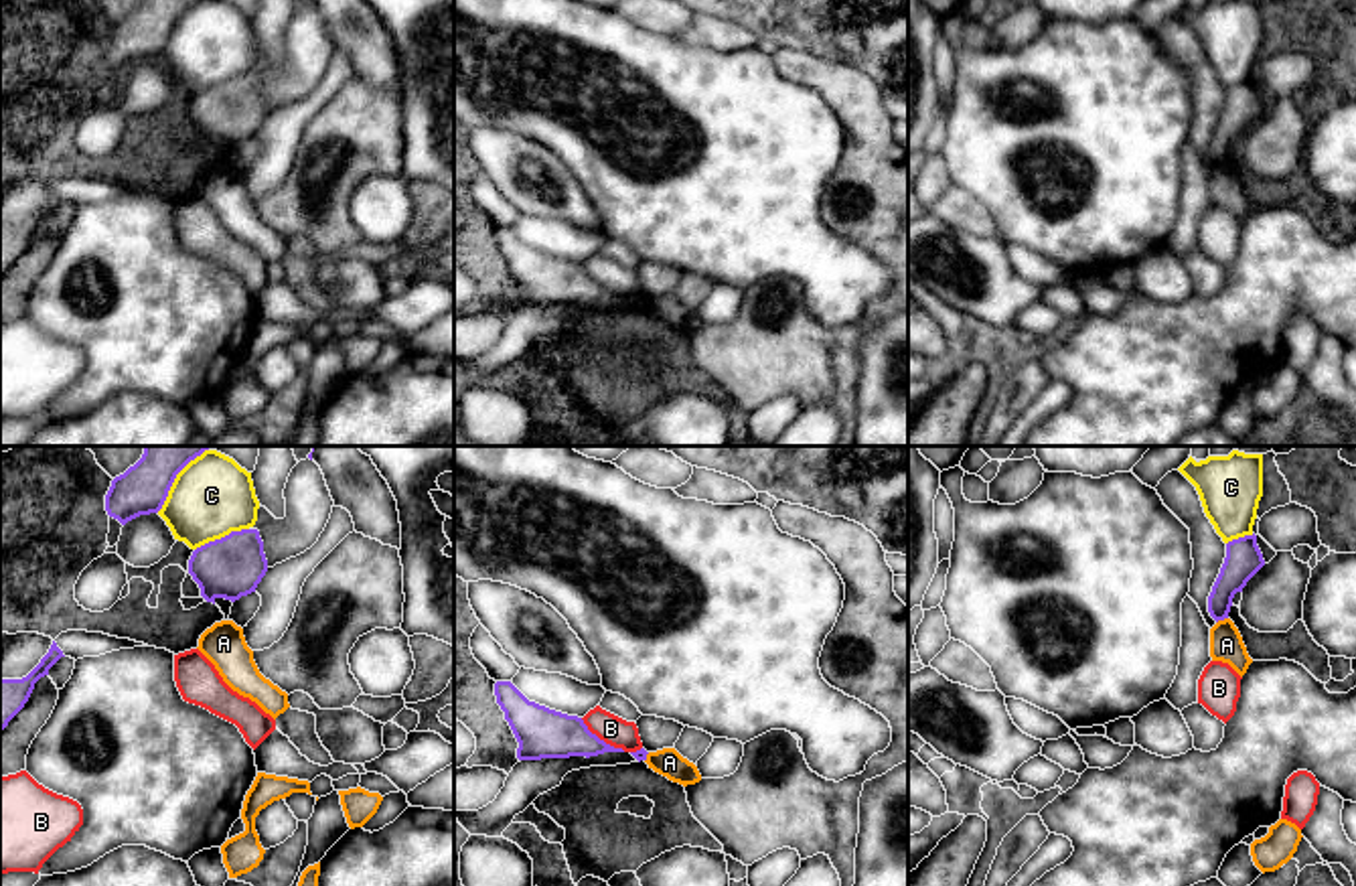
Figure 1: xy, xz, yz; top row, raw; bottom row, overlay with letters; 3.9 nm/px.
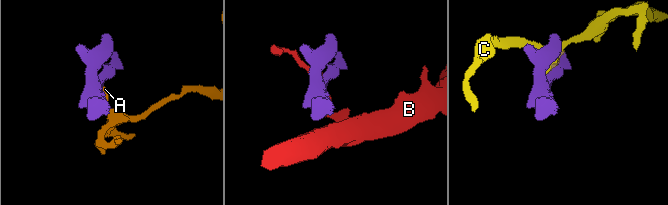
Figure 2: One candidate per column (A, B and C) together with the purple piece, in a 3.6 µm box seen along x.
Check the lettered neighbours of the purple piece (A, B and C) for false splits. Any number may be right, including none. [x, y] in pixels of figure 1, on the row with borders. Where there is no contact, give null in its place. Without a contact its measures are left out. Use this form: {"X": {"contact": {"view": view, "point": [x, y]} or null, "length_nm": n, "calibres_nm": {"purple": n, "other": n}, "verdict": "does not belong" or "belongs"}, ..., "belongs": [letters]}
{"A": {"contact": {"view": "yz", "point": [1221, 619]}, "length_nm": 50, "calibres_nm": {"purple": 150, "other": 130}, "verdict": "does not belong"}, "B": {"contact": {"view": "xz", "point": [603, 741]}, "length_nm": 220, "calibres_nm": {"purple": 200, "other": 120}, "verdict": "does not belong"}, "C": {"contact": {"view": "xy", "point": [221, 538]}, "length_nm": 240, "calibres_nm": {"purple": 240, "other": 320}, "verdict": "does not belong"}, "belongs": []}

